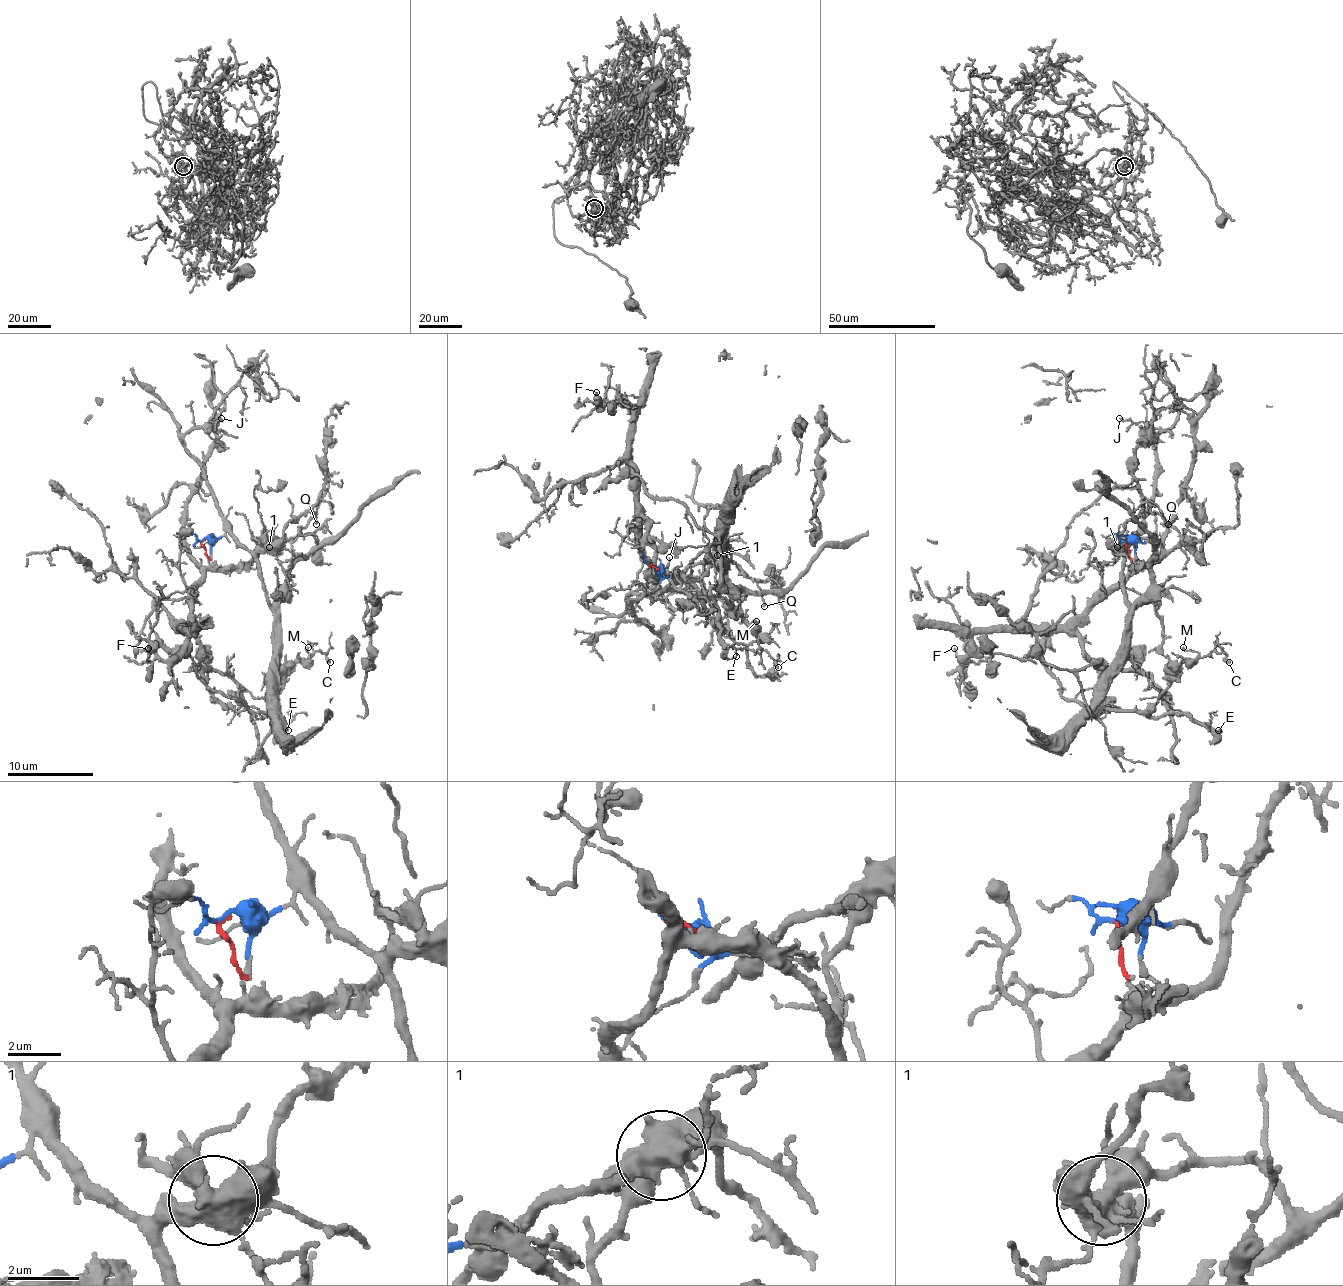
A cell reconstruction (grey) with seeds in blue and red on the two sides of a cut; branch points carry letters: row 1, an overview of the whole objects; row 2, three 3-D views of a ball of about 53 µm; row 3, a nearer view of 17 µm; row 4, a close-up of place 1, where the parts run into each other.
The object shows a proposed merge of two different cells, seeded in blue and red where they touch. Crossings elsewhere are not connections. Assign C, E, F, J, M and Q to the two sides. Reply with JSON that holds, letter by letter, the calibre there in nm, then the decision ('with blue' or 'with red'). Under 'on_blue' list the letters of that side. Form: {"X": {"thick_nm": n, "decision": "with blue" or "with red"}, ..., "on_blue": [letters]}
{"C": {"thick_nm": 220, "decision": "with blue"}, "E": {"thick_nm": 120, "decision": "with blue"}, "F": {"thick_nm": 90, "decision": "with red"}, "J": {"thick_nm": 130, "decision": "with blue"}, "M": {"thick_nm": 140, "decision": "with blue"}, "Q": {"thick_nm": 130, "decision": "with blue"}, "on_blue": ["C", "E", "J", "M", "Q"]}

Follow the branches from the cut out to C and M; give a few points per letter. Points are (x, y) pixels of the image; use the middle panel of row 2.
C: (651, 567), (679, 575), (705, 560), (722, 564), (720, 541), (718, 595), (778, 668)
M: (651, 567), (679, 575), (705, 560), (722, 564), (720, 541), (718, 595), (757, 636), (757, 620)

